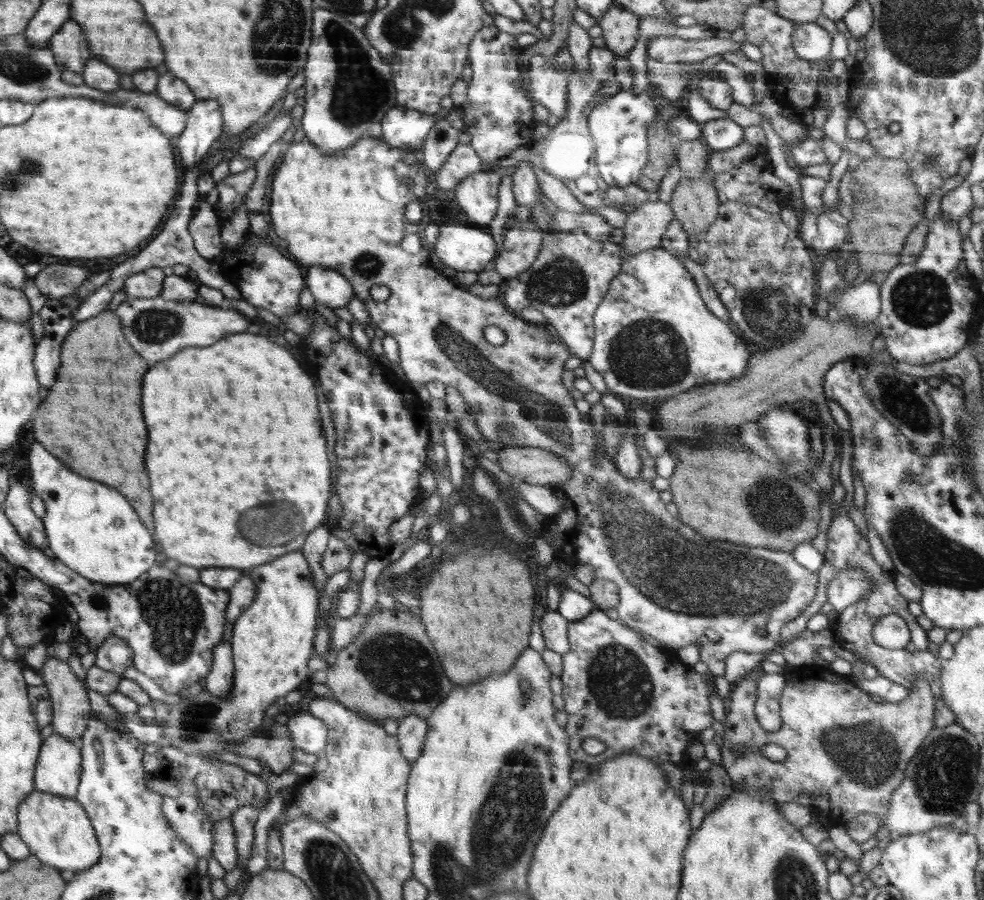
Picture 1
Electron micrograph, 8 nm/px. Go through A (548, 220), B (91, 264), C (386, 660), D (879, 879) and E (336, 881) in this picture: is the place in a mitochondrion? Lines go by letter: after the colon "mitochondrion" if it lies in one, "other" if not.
A: other
B: other
C: mitochondrion
D: other
E: mitochondrion

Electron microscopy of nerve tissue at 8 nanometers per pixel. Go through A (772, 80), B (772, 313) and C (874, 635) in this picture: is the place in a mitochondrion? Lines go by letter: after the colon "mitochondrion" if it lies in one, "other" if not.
A: other
B: mitochondrion
C: other

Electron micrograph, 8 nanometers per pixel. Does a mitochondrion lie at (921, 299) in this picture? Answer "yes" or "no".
yes

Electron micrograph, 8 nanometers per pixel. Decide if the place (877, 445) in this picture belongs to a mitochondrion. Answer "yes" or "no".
yes

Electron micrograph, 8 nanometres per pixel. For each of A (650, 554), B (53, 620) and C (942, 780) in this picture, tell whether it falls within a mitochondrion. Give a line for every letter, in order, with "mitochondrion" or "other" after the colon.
A: mitochondrion
B: other
C: mitochondrion

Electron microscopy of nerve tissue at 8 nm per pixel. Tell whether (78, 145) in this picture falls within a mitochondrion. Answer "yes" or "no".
no

